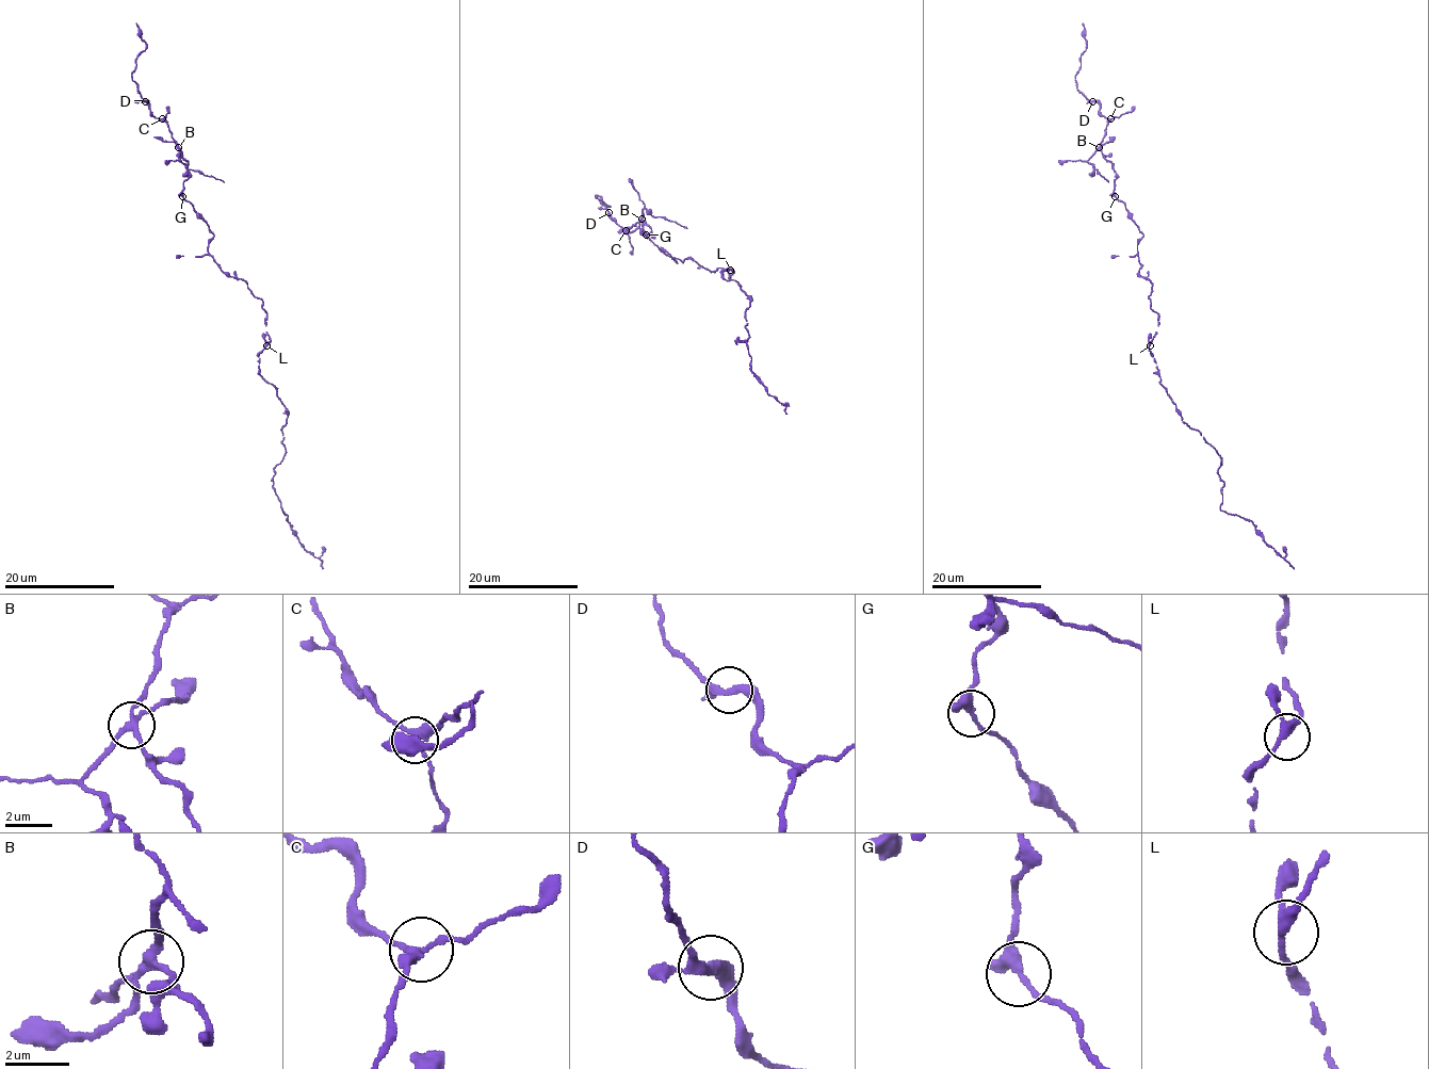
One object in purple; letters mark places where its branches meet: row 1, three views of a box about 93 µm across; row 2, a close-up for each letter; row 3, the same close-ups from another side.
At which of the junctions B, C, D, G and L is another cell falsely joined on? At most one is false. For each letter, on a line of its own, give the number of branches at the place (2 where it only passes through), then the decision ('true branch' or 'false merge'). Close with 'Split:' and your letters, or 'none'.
B: 4 branches meet; false merge
C: 3 branches meet; true branch
D: 3 branches meet; true branch
G: 3 branches meet; true branch
L: 3 branches meet; true branch
Split: B

